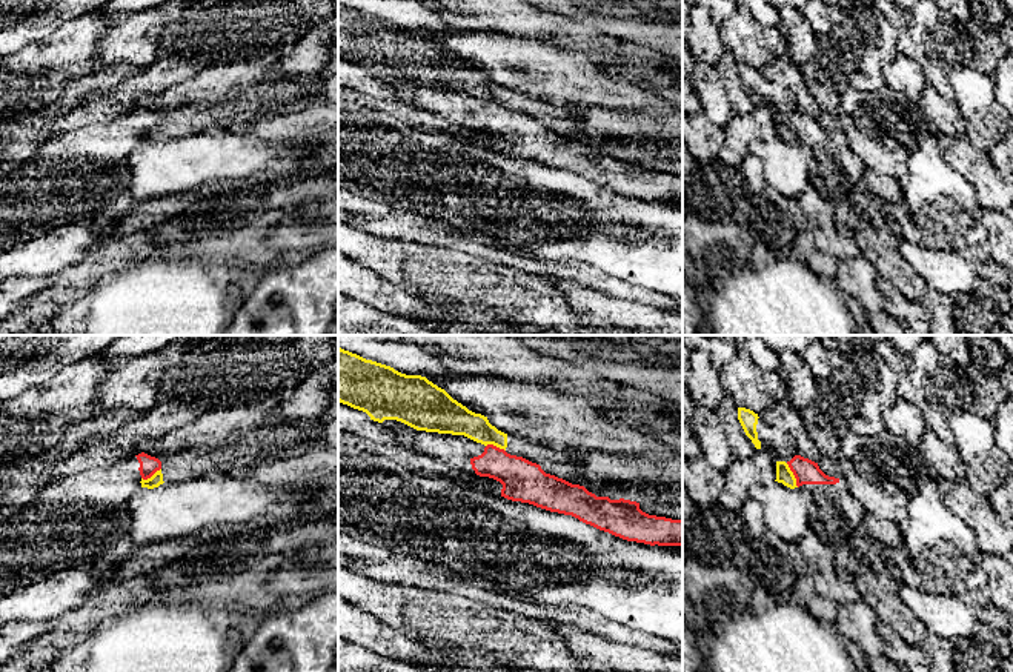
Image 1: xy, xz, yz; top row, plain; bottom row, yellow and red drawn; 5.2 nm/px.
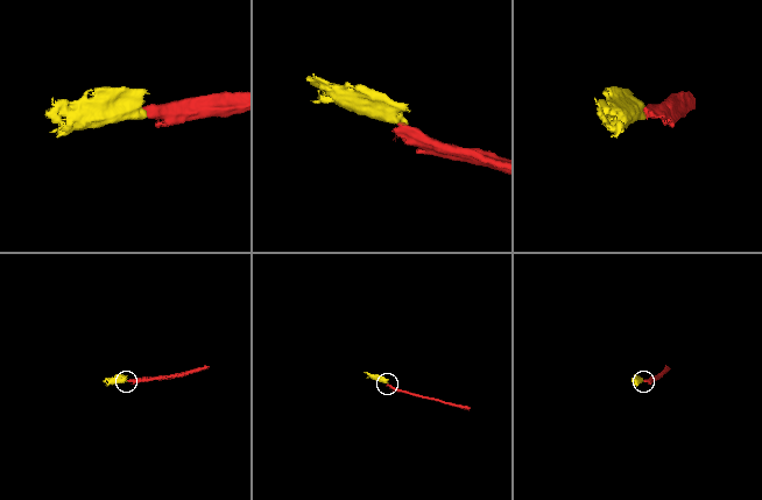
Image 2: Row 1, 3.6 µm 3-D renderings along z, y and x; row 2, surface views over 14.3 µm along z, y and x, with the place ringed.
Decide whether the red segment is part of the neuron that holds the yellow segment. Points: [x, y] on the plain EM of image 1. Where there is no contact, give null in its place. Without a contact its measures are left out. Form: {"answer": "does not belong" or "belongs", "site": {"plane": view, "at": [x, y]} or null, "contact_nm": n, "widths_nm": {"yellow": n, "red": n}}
{"answer": "does not belong", "site": {"plane": "yz", "at": [793, 131]}, "contact_nm": 140, "widths_nm": {"yellow": 90, "red": 130}}

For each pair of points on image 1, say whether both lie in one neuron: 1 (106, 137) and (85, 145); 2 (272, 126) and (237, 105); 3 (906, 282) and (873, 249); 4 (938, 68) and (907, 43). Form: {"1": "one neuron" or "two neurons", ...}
{"1": "one neuron", "2": "two neurons", "3": "one neuron", "4": "one neuron"}

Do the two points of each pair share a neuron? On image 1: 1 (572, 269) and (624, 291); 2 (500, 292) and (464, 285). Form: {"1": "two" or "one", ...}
{"1": "one", "2": "one"}

